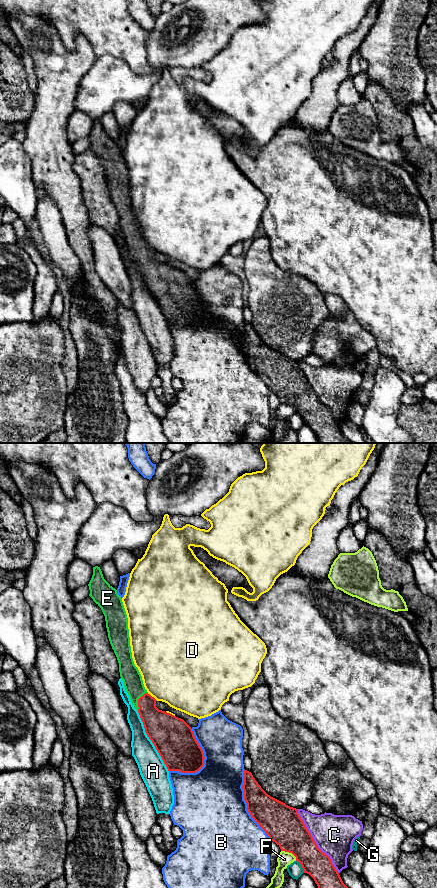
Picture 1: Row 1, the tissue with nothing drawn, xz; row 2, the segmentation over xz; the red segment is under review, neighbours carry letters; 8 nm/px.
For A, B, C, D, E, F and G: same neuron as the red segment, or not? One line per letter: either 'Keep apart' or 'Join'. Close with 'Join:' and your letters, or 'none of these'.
A: Keep apart
B: Keep apart
C: Keep apart
D: Keep apart
E: Join
F: Keep apart
G: Keep apart
Join: E

